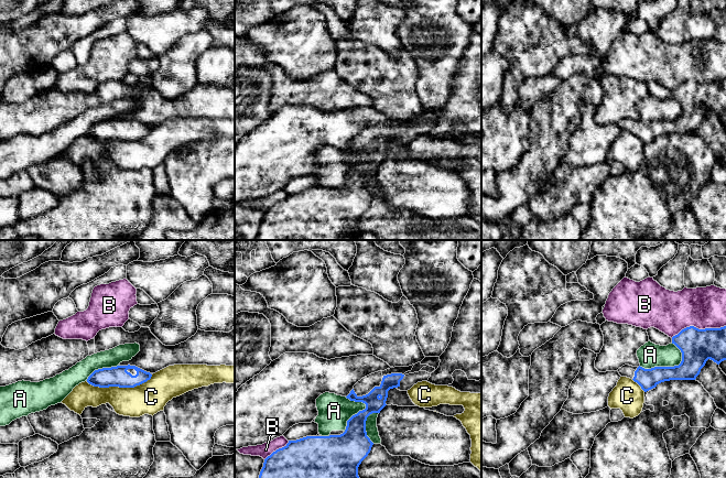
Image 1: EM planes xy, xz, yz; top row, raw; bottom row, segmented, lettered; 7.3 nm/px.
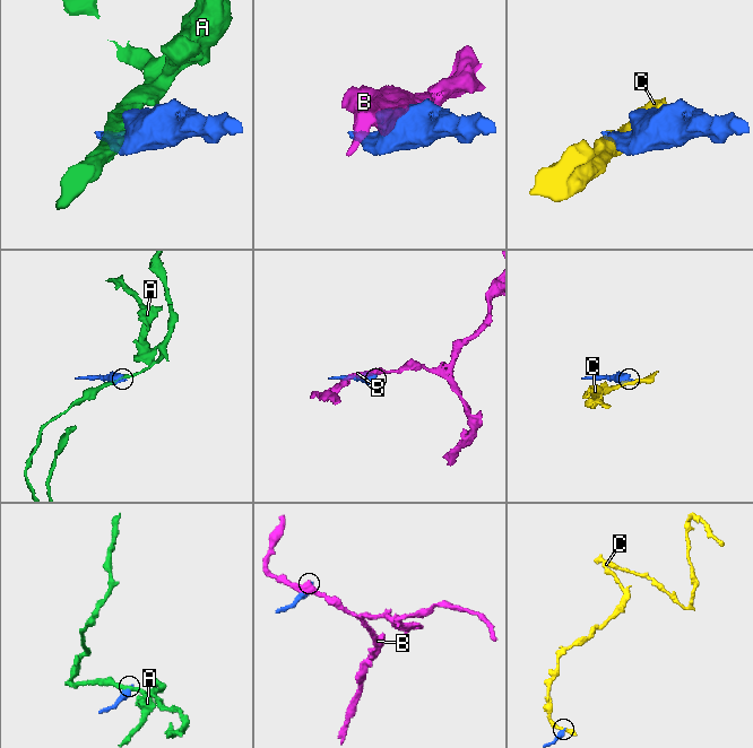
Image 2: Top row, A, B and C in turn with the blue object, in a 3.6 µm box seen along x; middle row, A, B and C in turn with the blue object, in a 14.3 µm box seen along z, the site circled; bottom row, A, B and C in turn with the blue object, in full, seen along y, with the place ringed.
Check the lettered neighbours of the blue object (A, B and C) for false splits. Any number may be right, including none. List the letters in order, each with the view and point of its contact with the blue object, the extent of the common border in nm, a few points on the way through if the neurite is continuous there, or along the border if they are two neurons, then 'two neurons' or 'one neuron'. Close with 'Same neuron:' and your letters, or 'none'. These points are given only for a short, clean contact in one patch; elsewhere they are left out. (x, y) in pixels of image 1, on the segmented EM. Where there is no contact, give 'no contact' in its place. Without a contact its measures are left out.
A: meets blue in yz at (664, 367); contact 340 nm long; two neurons
B: meets blue in yz at (697, 328); contact 400 nm long; two neurons
C: meets blue in xy at (119, 387); contact 500 nm long; two neurons
Same neuron: none

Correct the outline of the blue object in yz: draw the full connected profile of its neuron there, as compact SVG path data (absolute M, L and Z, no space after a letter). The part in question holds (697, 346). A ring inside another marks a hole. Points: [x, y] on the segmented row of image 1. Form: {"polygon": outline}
{"polygon": "M690 326L673 336L672 344L682 352L679 366L644 369L625 365L618 369L619 374L632 379L644 392L664 381L695 380L708 359L717 365L726 360L726 326L705 329Z"}

